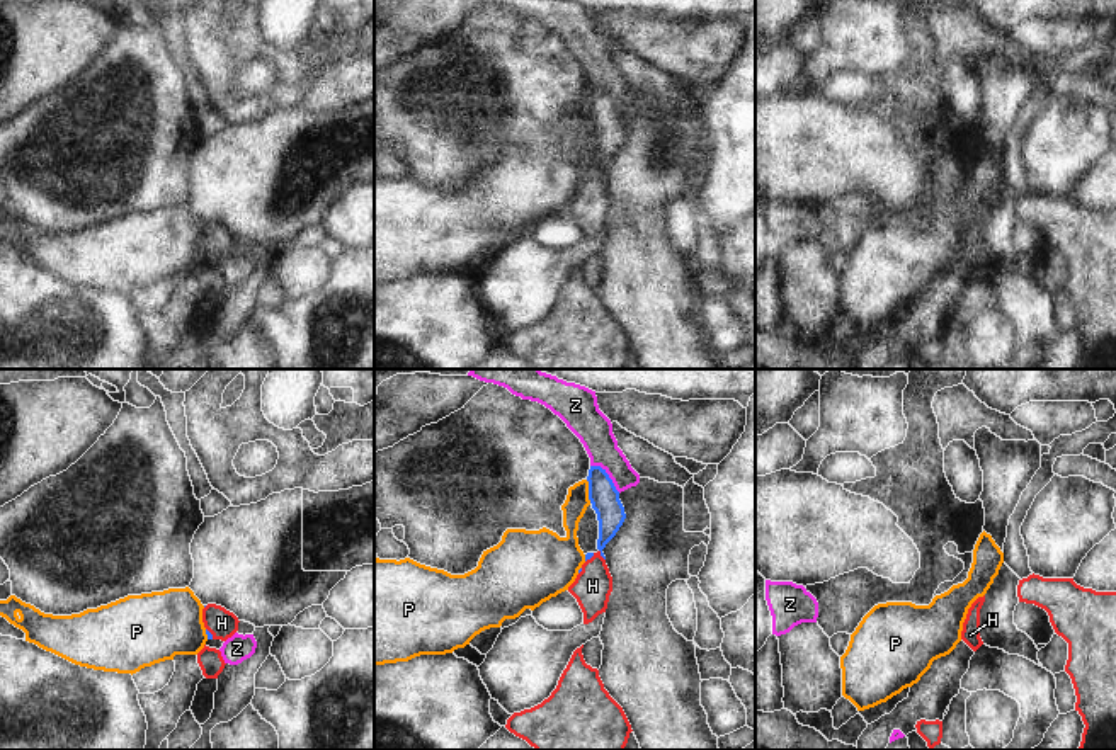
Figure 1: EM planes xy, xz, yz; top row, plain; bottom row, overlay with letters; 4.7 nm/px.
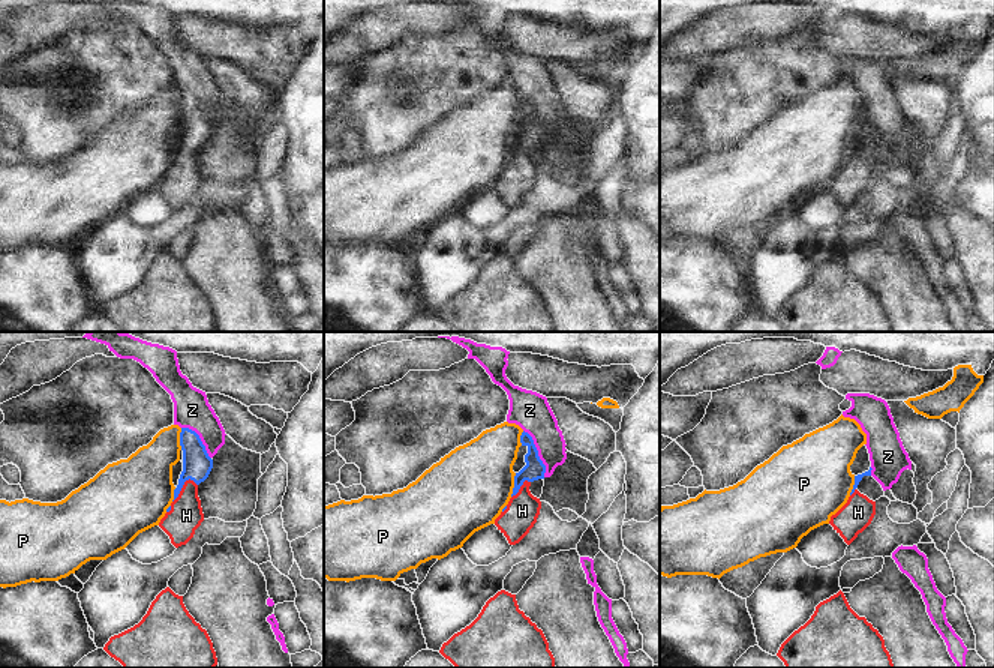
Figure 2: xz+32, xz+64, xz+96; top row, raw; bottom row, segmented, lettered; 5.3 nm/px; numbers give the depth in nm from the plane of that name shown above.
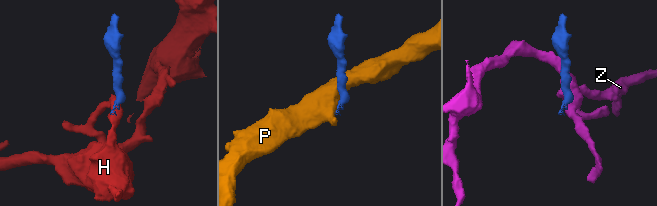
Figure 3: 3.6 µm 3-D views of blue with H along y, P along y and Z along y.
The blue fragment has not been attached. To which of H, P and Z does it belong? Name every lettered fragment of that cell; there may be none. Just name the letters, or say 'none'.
H

